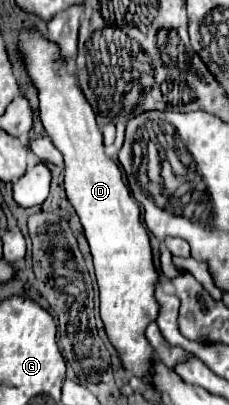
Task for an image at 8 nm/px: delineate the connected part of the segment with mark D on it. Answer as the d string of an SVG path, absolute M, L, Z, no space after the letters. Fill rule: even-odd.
M22 27L16 39L18 59L22 61L32 85L38 91L42 125L66 163L64 189L90 243L100 287L100 315L106 325L108 339L118 349L124 367L134 377L148 383L150 361L156 357L156 353L146 341L144 329L150 321L156 321L158 315L158 303L154 299L158 273L152 265L146 227L140 221L140 205L124 185L120 167L104 153L102 133L96 127L94 109L86 103L86 97L78 87L78 77L66 71L66 59L62 51L58 51L58 45L50 43L34 27Z

